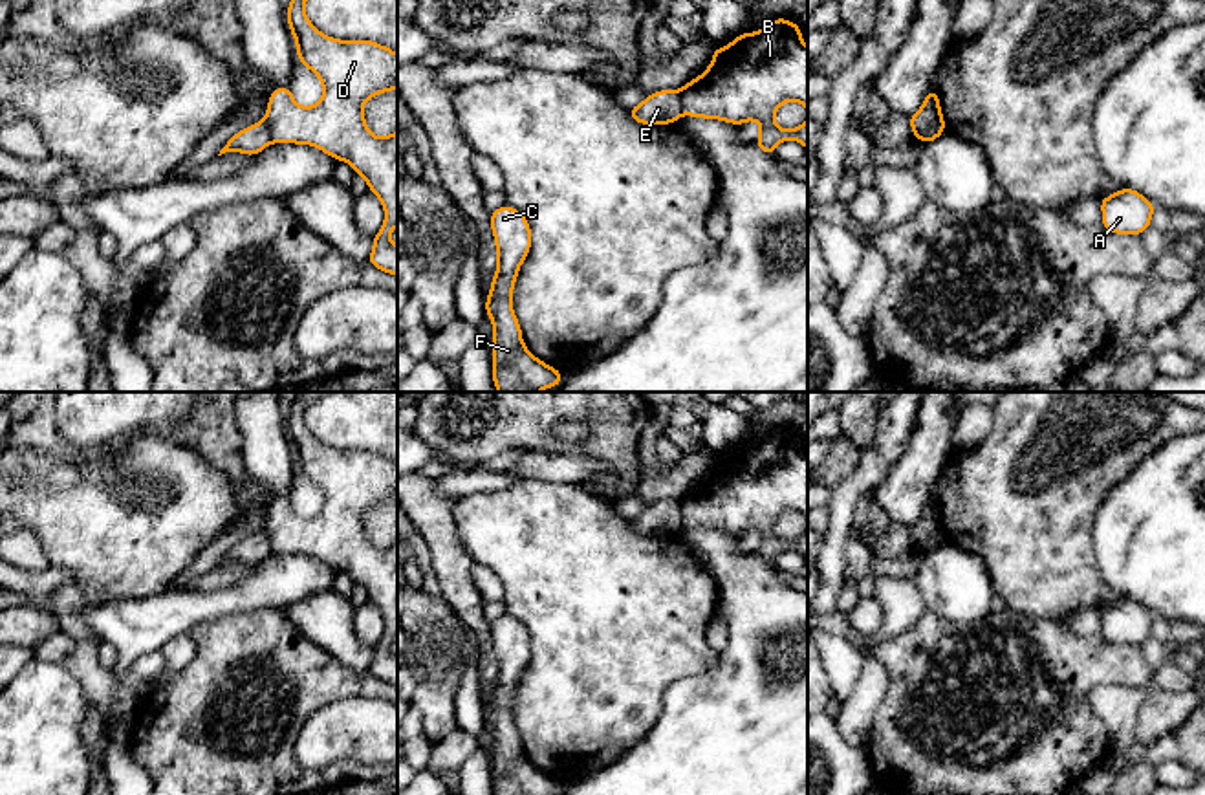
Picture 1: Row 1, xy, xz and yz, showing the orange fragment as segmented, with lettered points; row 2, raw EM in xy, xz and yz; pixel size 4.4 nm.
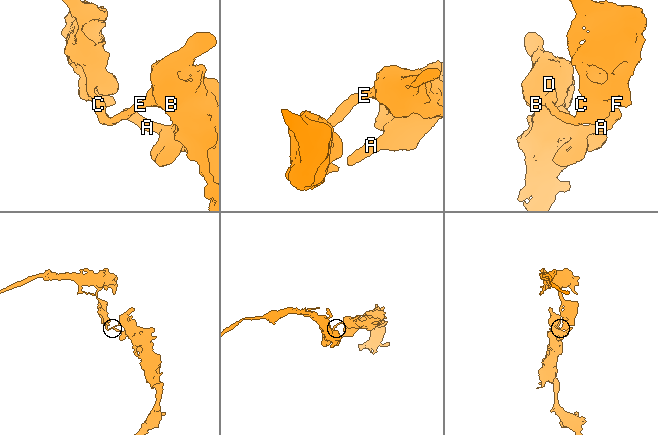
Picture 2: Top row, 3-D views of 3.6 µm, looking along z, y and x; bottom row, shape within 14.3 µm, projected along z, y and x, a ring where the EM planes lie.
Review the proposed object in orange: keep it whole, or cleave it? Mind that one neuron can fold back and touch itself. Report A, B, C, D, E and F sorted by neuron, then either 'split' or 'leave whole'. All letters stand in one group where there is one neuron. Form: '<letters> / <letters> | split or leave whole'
A B D / C E F | split

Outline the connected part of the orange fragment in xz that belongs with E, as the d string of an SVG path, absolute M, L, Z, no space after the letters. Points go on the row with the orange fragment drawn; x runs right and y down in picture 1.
M659 90L643 103L630 108L628 114L641 125L672 125L683 114L683 103L678 90Z

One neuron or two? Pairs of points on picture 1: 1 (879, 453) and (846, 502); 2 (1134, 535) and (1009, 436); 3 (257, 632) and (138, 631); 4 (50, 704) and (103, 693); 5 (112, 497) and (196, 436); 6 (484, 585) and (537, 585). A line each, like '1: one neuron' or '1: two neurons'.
1: one neuron
2: two neurons
3: two neurons
4: two neurons
5: two neurons
6: two neurons

